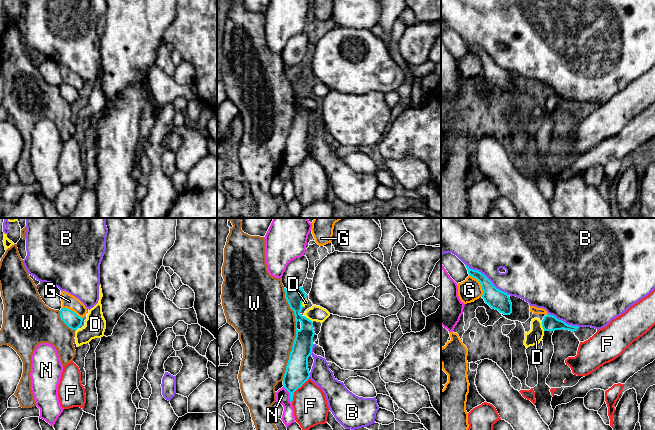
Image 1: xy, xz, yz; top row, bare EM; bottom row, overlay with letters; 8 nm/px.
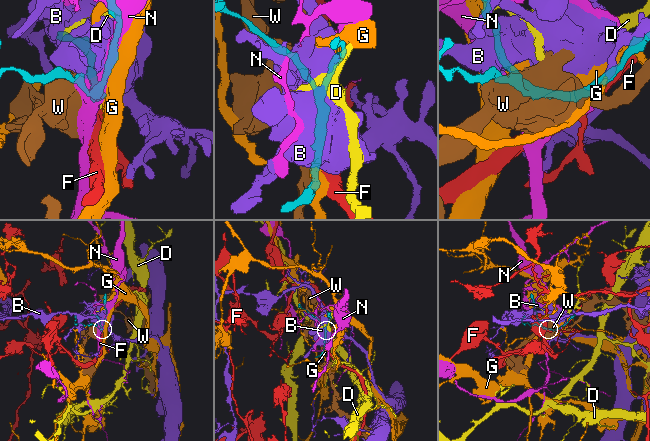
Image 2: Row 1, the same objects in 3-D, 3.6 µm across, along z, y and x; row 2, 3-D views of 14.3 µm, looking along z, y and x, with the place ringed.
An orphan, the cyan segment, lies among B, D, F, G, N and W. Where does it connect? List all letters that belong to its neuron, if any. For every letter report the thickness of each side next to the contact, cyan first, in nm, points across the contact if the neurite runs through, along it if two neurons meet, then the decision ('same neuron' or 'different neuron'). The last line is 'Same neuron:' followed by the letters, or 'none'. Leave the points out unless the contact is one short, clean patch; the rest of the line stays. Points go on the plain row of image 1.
B: calibres 160 and 380 nm; different neuron
D: calibres 130 and 120 nm; different neuron
F: calibres 190 and 280 nm; different neuron
G: calibres 160 and 180 nm; different neuron
N: calibres 190 and 110 nm; different neuron
W: calibres 170 and 460 nm; different neuron
Same neuron: none

